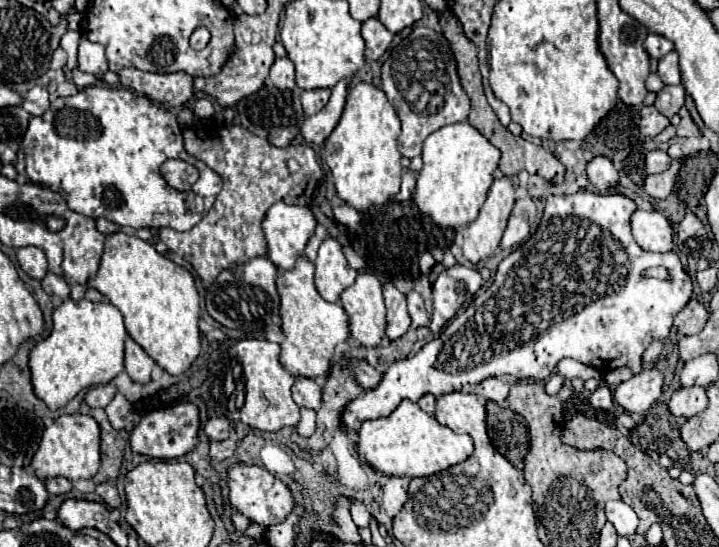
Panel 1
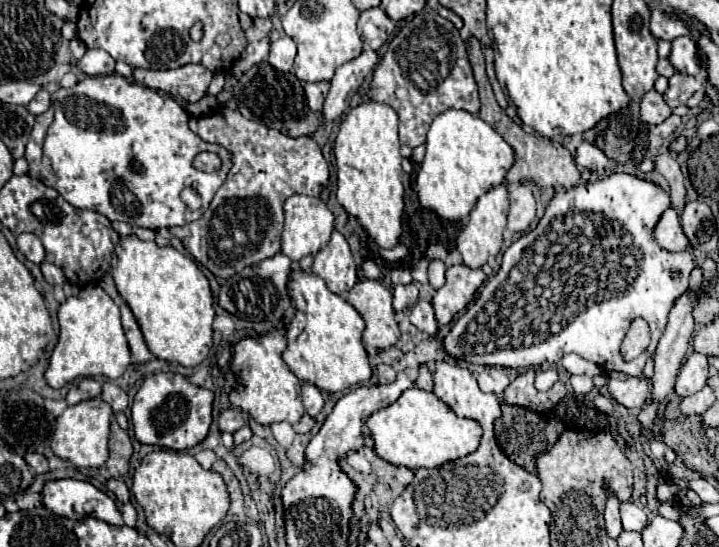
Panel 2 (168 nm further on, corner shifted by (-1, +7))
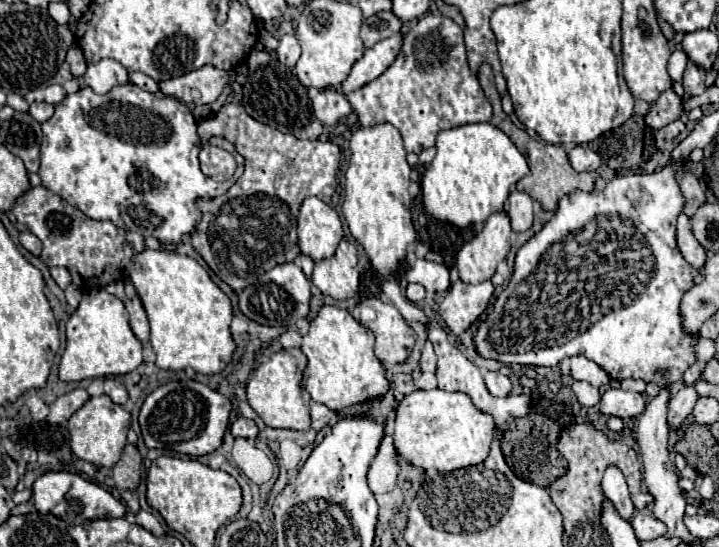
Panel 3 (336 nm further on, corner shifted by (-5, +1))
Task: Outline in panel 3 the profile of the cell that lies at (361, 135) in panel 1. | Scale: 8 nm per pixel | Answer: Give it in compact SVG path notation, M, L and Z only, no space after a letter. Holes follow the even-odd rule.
M378 123L352 131L342 213L348 221L350 233L368 253L372 267L388 277L396 273L400 261L406 257L408 245L416 239L410 217L410 171L402 147L402 135L392 123Z

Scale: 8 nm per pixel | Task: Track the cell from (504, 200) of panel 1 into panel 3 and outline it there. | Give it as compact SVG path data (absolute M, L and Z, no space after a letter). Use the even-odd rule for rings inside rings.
M506 211L492 213L482 231L462 245L456 257L456 267L464 283L480 283L494 275L496 265L506 259L510 247L510 217Z

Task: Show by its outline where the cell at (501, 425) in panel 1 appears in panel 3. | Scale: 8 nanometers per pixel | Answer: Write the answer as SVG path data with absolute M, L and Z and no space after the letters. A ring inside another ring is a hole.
M528 413L526 417L514 419L508 427L508 431L502 435L502 453L508 463L508 467L520 477L530 483L548 487L554 479L566 473L566 461L556 449L558 439L560 439L560 425L546 415L538 413Z

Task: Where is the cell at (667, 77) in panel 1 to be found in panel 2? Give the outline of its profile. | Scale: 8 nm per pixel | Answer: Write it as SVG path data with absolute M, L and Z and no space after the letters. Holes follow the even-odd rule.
M676 37L672 41L670 63L676 71L686 75L698 75L702 71L702 59L698 57L698 45L694 45L692 37Z

